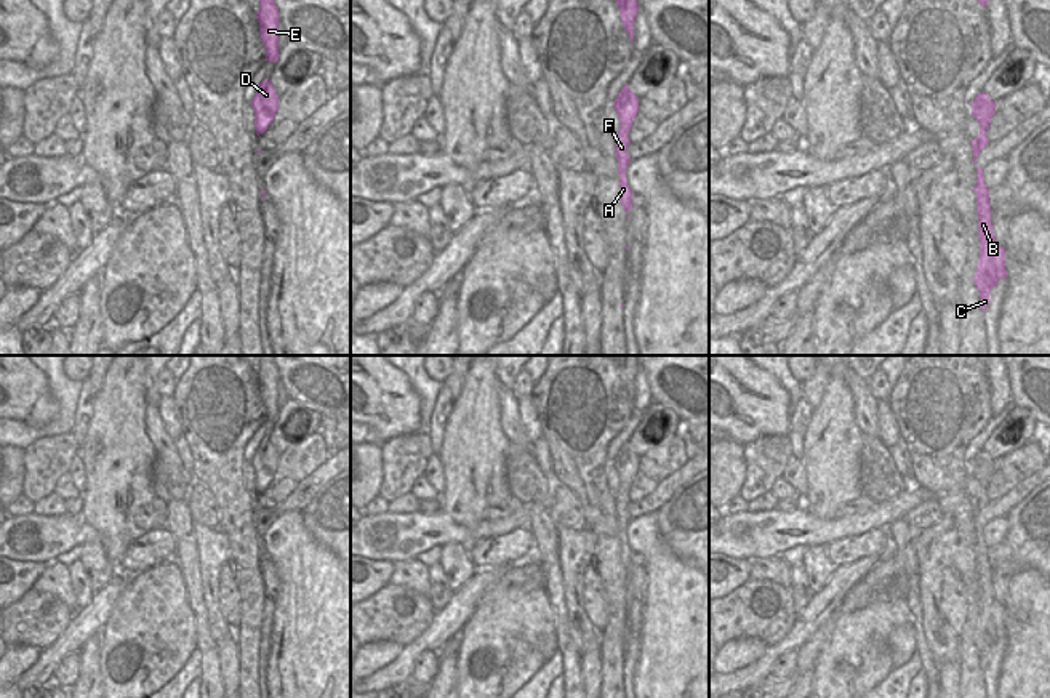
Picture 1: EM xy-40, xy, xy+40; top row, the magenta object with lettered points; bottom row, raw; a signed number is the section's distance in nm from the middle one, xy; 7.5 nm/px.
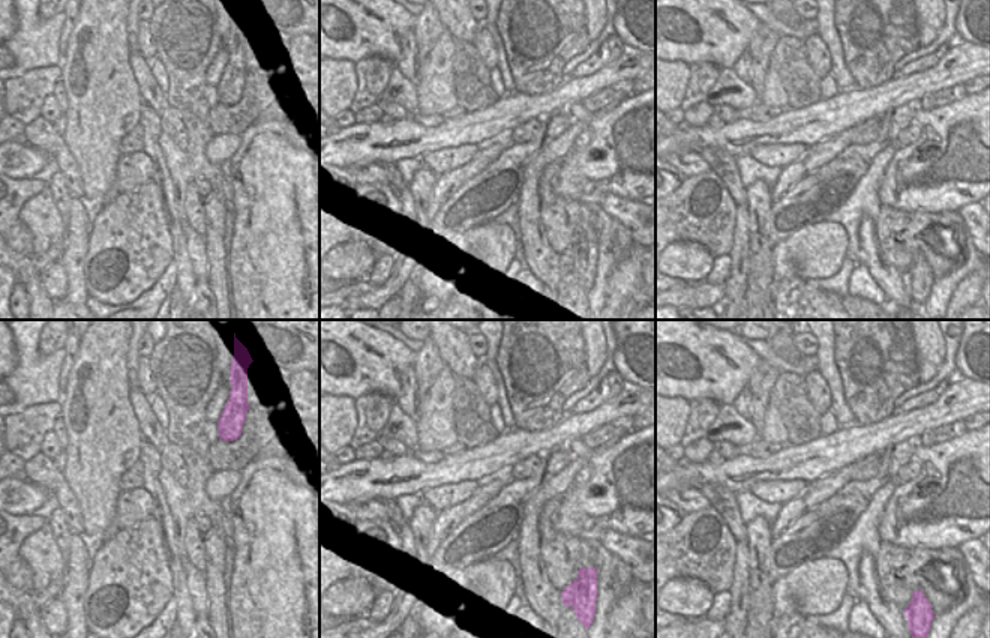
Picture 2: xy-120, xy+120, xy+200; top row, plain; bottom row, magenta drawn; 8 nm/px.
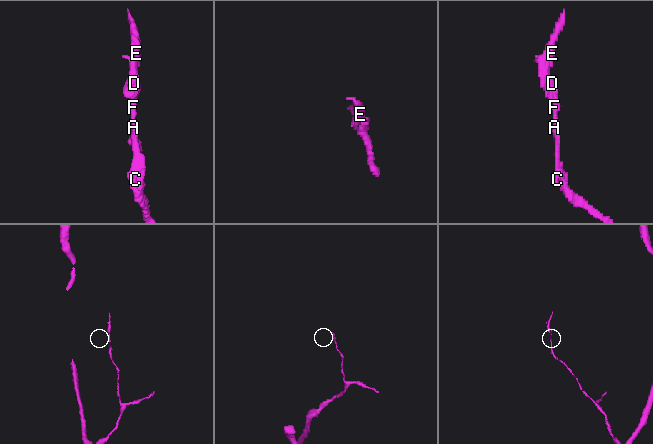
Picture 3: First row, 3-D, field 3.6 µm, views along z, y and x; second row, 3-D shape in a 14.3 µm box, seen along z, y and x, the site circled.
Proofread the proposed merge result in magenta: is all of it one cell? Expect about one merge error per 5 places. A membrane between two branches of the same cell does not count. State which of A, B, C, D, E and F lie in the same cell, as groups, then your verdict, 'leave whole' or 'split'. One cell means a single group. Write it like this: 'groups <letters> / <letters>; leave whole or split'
groups A B C D E F; leave whole

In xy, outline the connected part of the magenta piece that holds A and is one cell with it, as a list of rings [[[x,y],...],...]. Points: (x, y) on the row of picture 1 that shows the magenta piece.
[[[624,85],[616,99],[613,101],[613,109],[618,114],[619,118],[619,131],[615,136],[615,157],[618,160],[618,176],[619,176],[619,202],[626,211],[626,219],[627,219],[627,211],[632,210],[632,192],[627,186],[627,179],[626,179],[626,168],[631,162],[629,155],[627,155],[627,146],[631,144],[627,133],[631,130],[631,125],[639,112],[639,98],[631,91],[629,85]]]

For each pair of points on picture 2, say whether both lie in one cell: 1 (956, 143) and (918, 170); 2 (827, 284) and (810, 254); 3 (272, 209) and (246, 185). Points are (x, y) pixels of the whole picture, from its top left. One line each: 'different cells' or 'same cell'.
1: same cell
2: different cells
3: same cell

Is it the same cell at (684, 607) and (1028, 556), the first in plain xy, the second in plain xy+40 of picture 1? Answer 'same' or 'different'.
different

